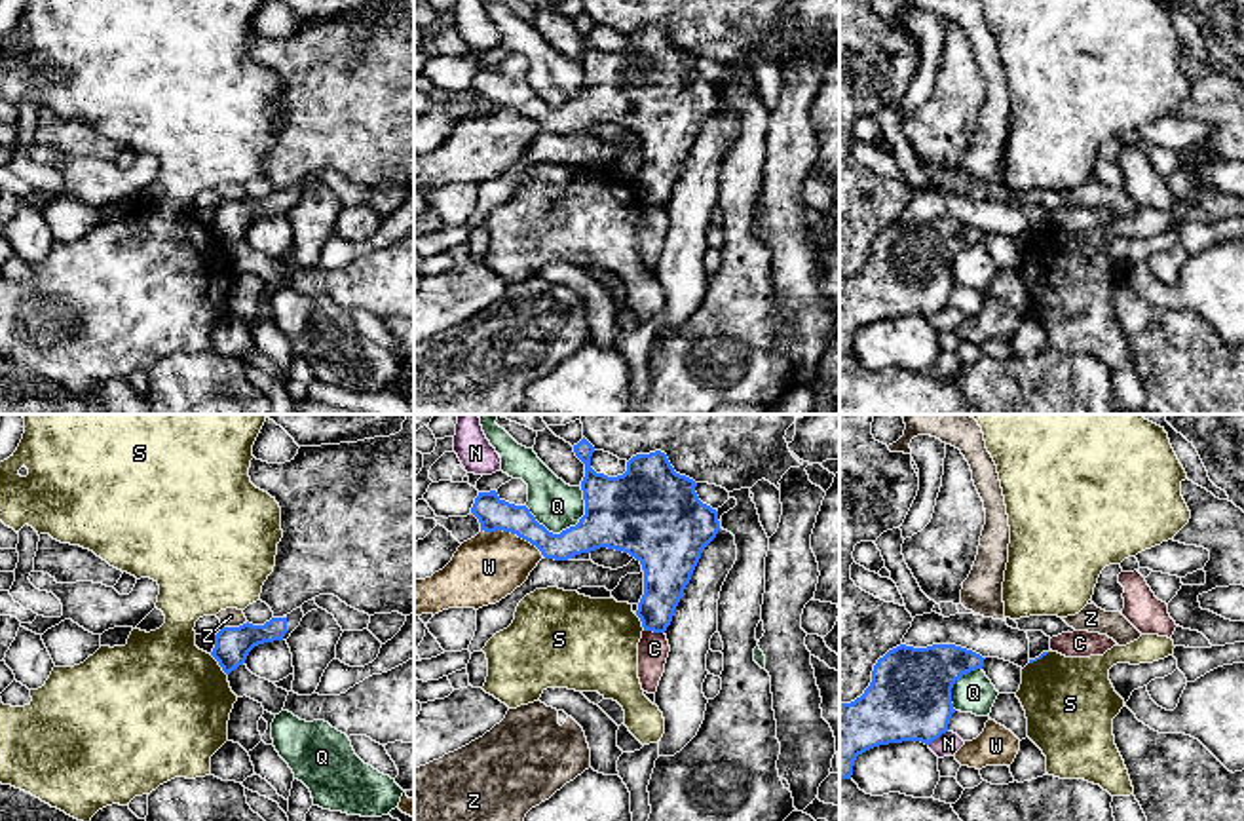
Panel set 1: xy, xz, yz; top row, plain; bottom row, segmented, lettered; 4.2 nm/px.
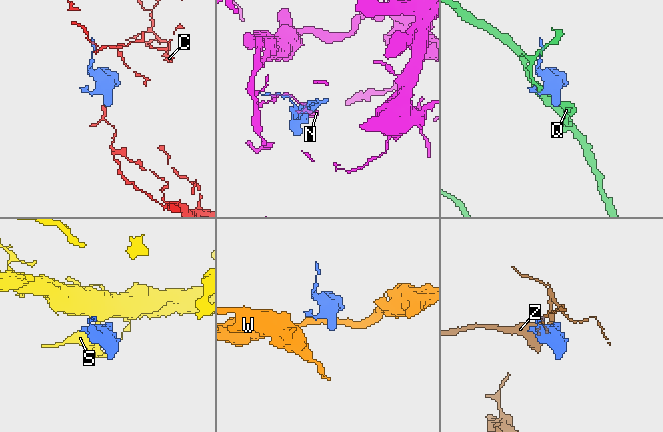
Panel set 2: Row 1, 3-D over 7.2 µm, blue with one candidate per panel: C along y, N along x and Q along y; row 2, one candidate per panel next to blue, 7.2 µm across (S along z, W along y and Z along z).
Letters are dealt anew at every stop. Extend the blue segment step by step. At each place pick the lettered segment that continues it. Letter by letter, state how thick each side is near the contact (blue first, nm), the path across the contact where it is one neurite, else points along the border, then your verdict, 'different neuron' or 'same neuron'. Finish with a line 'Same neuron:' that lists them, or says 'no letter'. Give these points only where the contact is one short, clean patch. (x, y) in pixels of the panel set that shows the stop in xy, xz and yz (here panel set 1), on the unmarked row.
C: 190/130 nm | along xz (644, 204), (663, 208) | different neuron
N: 360/100 nm | different neuron
Q: 240/200 nm | different neuron
S: 160/480 nm | along xy (209, 229), (226, 249) | different neuron
W: 140/280 nm | along xz (481, 103), (515, 107), (544, 130) | different neuron
Z: 160/80 nm | along xy (247, 196), (236, 202), (223, 202) | different neuron
Same neuron: no letter

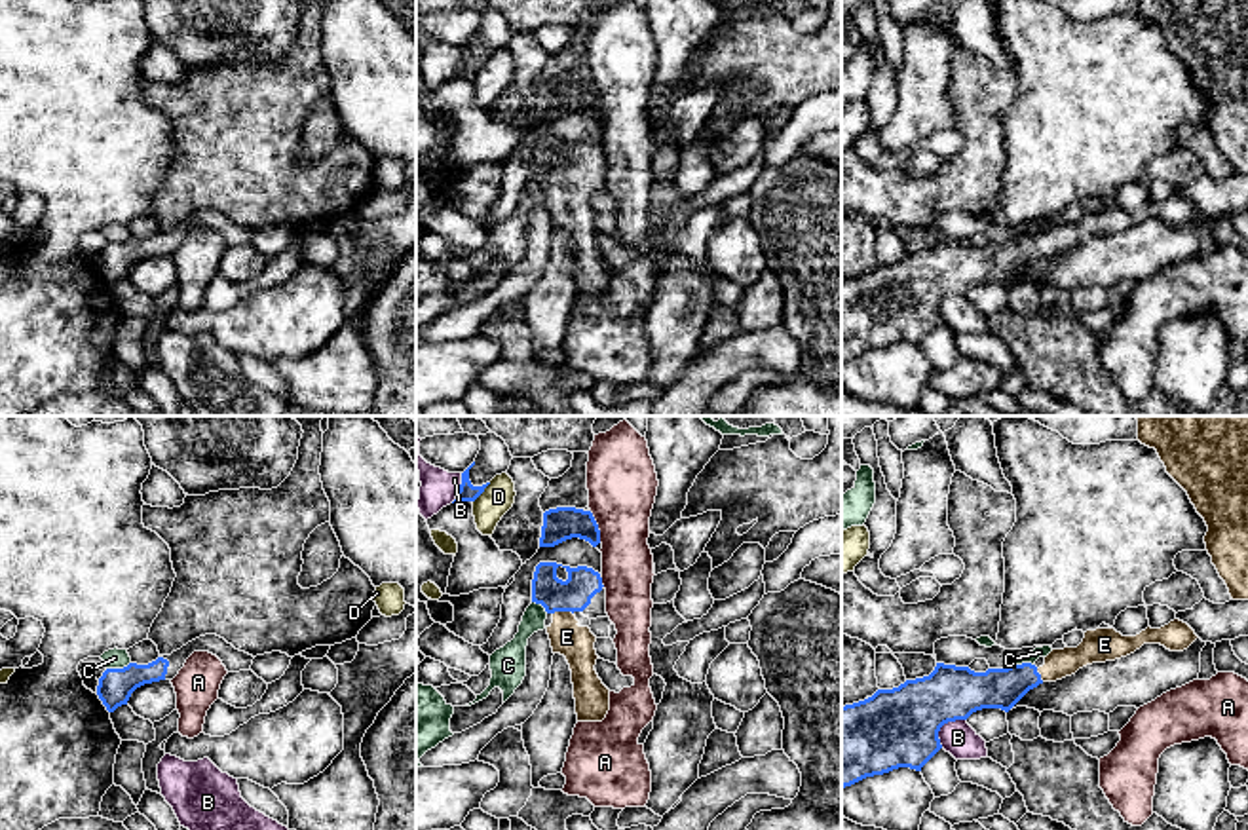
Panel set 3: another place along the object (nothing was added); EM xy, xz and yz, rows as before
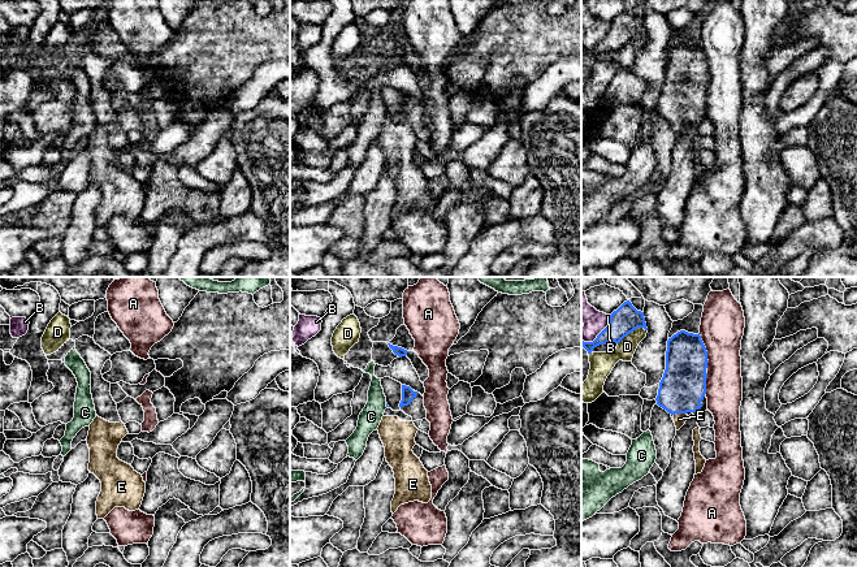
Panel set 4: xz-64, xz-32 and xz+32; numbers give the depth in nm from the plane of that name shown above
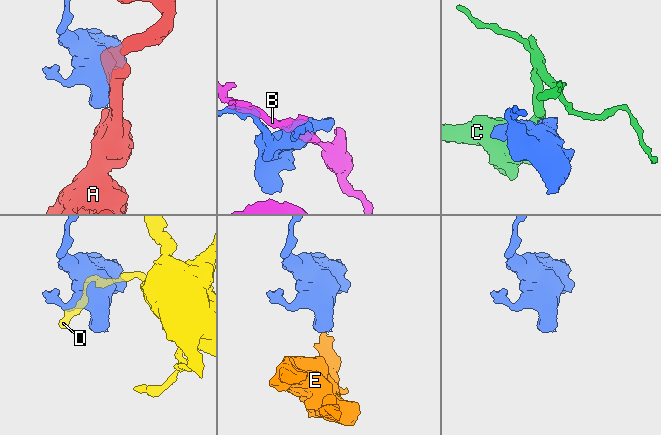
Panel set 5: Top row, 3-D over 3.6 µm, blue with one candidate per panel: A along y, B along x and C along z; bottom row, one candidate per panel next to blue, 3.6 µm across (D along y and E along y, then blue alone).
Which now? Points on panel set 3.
A: 140/300 nm | along xz (589, 86), (601, 116) | different neuron
B: 340/150 nm | different neuron
C: 150/80 nm | along xy (130, 236), (118, 244), (107, 244) | different neuron
D: 80/140 nm | along xz (491, 57), (473, 76) | different neuron
E: 140/150 nm | across xz (574, 169), (563, 185), (567, 211) | same neuron
Same neuron: E

